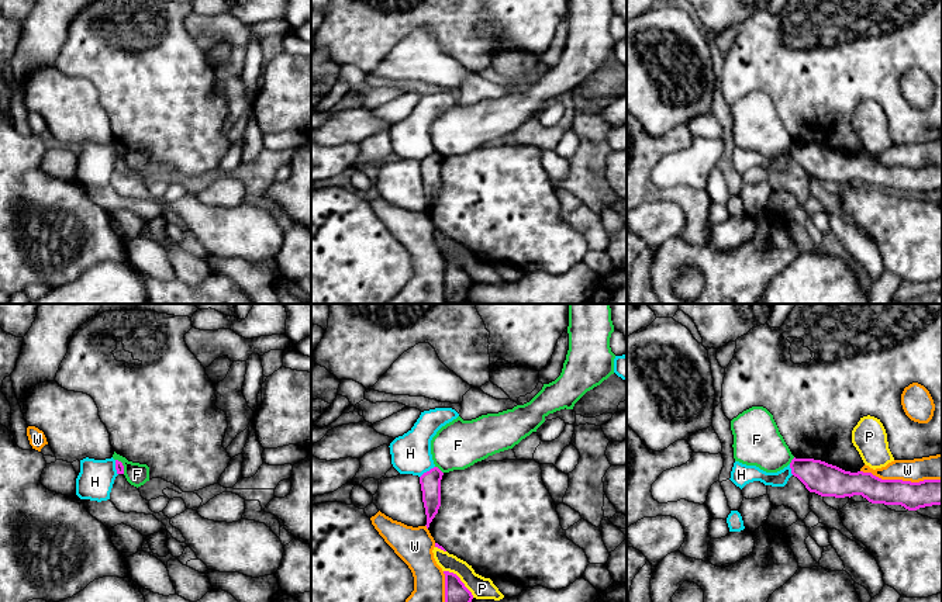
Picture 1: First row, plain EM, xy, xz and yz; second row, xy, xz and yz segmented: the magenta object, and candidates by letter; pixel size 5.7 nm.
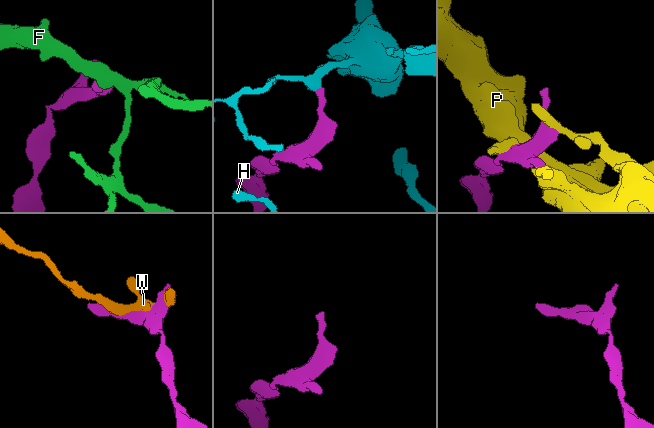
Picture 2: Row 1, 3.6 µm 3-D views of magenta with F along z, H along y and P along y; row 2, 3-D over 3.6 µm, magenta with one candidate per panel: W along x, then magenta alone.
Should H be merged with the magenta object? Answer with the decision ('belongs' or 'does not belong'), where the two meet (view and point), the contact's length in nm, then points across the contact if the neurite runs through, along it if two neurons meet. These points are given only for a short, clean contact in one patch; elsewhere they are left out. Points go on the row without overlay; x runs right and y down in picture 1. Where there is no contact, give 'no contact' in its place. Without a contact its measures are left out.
does not belong; meets magenta in xz at (427, 156); contact 110 nm long; border along xz (434, 151), (420, 162)

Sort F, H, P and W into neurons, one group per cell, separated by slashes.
F / H / P / W

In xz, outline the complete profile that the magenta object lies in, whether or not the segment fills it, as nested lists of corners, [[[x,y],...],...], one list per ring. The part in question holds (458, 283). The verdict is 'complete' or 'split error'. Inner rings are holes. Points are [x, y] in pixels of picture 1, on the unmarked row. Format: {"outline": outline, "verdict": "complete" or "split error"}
{"outline": [[[449,256],[445,259],[445,302],[465,304],[467,293],[473,284],[472,277],[465,271],[460,263]]], "verdict": "complete"}

